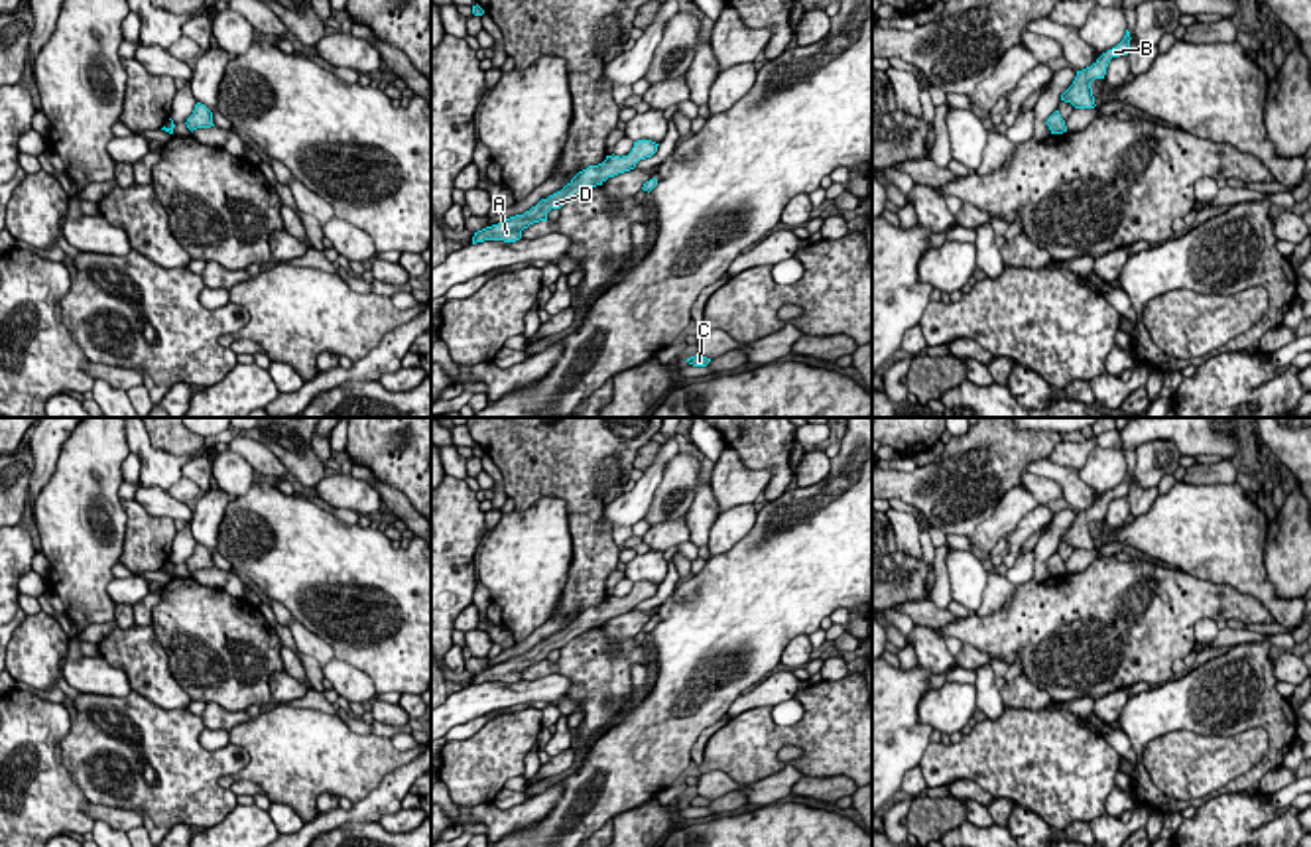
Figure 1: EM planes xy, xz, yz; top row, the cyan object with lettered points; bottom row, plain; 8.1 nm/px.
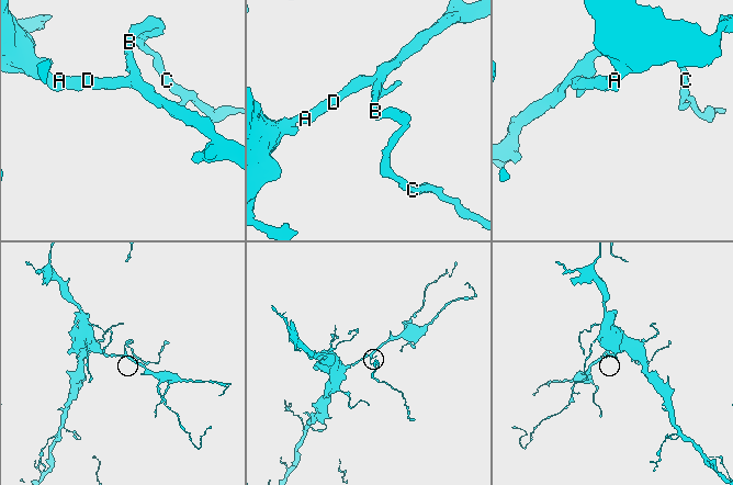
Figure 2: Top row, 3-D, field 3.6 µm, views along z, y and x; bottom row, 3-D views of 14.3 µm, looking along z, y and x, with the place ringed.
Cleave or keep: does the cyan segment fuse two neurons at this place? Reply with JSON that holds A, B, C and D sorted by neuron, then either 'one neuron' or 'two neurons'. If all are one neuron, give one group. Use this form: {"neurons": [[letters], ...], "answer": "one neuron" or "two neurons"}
{"neurons": [["A", "B", "C", "D"]], "answer": "one neuron"}

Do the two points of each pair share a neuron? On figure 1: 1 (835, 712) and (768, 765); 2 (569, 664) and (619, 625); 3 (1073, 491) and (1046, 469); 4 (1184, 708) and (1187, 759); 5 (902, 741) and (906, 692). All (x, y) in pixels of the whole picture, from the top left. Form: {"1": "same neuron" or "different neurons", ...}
{"1": "same neuron", "2": "different neurons", "3": "same neuron", "4": "different neurons", "5": "same neuron"}

